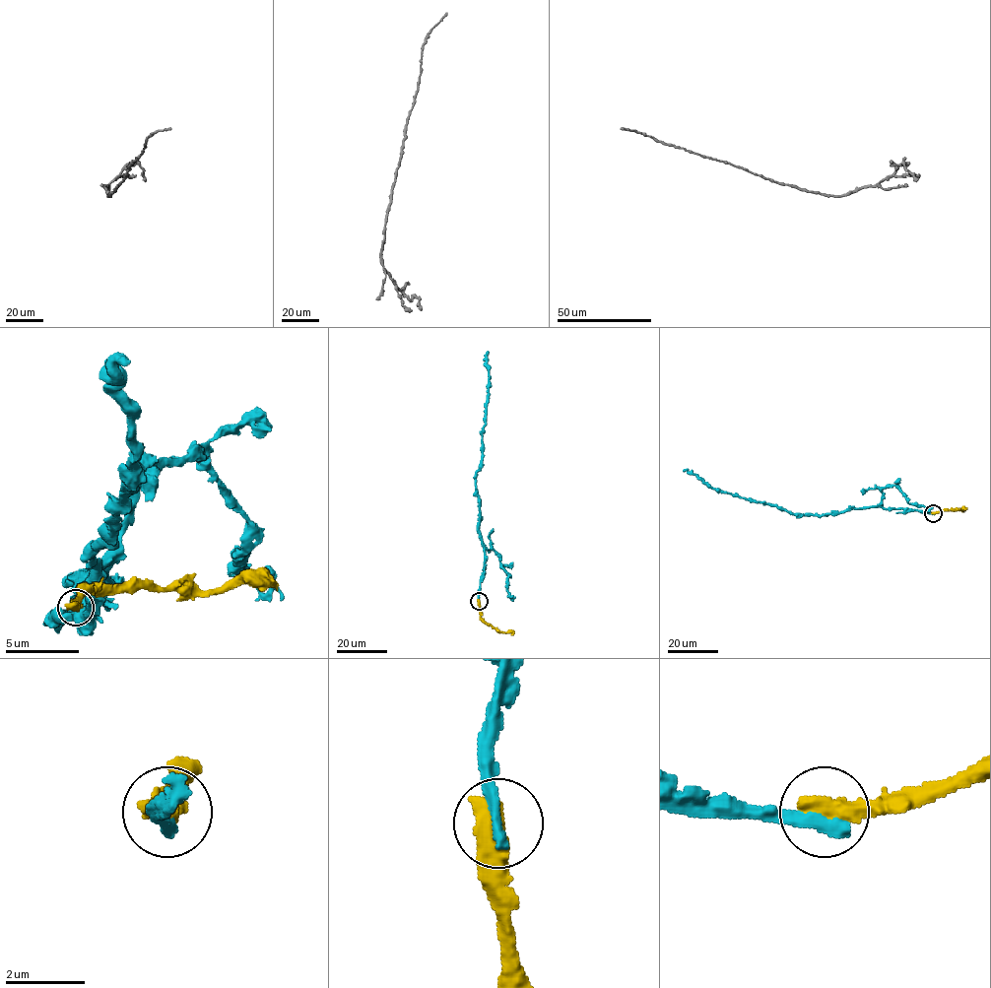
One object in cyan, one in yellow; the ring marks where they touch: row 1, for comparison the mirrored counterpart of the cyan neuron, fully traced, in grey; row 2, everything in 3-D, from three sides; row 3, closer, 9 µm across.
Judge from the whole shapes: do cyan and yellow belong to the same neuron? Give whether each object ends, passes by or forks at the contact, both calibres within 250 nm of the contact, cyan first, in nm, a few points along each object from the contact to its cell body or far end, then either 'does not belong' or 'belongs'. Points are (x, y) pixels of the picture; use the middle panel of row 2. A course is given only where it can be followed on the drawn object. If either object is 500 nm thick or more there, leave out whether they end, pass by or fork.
360/700 nm | cyan via (479, 600), (484, 552), (479, 530), (476, 472), (482, 456), (482, 431), (488, 394), (488, 351) | yellow via (479, 600), (480, 618), (499, 631), (513, 634) | does not belong

